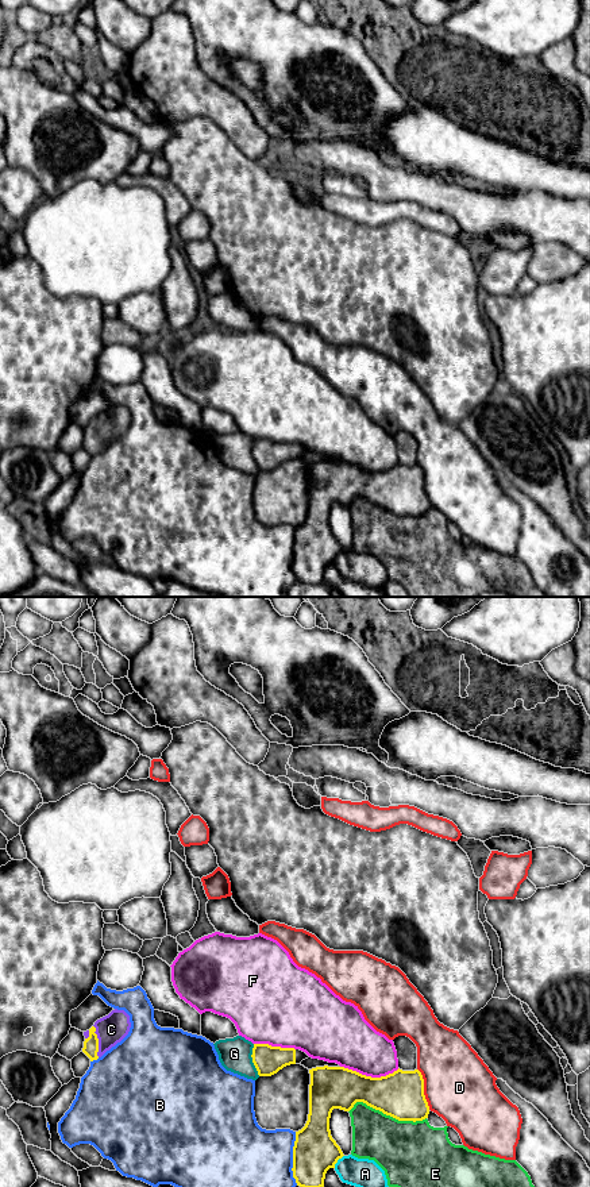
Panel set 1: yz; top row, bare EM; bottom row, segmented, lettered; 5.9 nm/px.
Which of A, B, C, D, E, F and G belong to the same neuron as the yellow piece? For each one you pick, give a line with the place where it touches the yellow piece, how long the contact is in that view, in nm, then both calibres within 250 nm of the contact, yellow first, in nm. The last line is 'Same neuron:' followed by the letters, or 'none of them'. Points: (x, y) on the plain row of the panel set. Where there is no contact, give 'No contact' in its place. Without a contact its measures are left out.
C: Touches yellow at yz (97, 436). Shared border 190 nm. Thickness 100 nm (yellow) against 180 nm
Same neuron: C

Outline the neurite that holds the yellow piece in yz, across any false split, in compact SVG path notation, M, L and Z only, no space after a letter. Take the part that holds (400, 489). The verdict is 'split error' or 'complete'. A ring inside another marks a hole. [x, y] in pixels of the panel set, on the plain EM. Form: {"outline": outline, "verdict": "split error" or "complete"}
{"outline": "M344 462L309 465L309 509L305 521L296 527L293 573L304 583L324 582L325 569L344 550L331 531L333 504L350 506L356 497L382 506L398 516L423 516L429 501L424 474L419 465L371 473Z", "verdict": "complete"}

